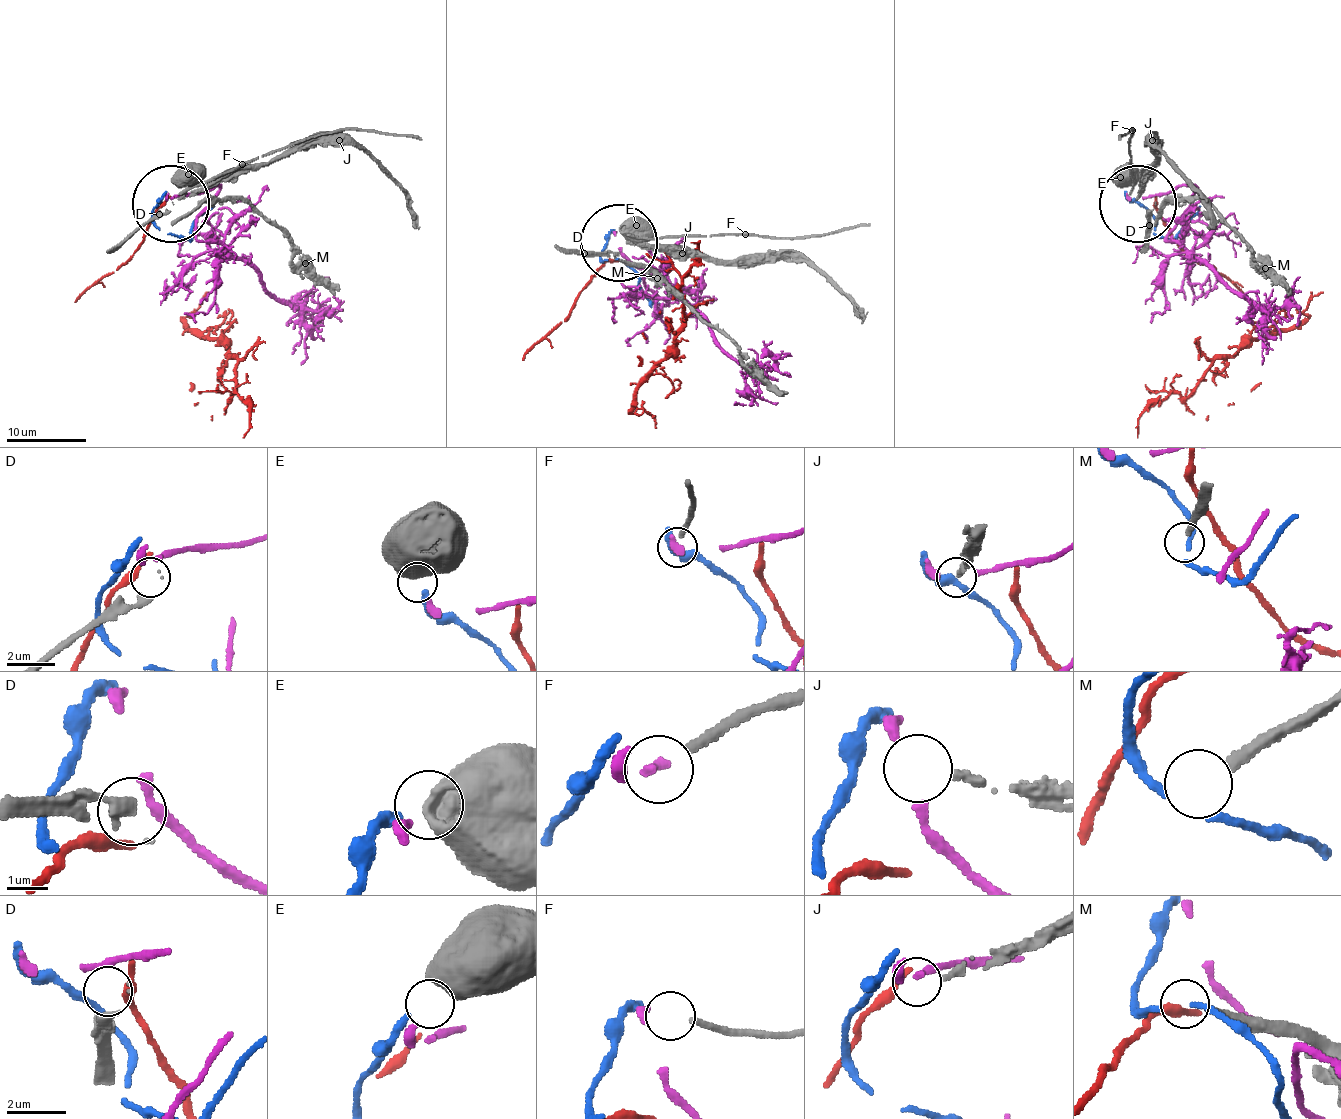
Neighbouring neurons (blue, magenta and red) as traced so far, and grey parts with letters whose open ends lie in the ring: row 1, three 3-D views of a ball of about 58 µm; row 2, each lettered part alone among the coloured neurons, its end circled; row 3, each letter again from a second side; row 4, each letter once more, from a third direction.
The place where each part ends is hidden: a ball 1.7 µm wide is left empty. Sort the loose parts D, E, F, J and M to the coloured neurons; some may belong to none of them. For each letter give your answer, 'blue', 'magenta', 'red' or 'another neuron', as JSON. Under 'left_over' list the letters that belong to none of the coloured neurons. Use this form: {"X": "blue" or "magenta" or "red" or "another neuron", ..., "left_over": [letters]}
{"D": "another neuron", "E": "blue", "F": "another neuron", "J": "another neuron", "M": "another neuron", "left_over": ["D", "F", "J", "M"]}

